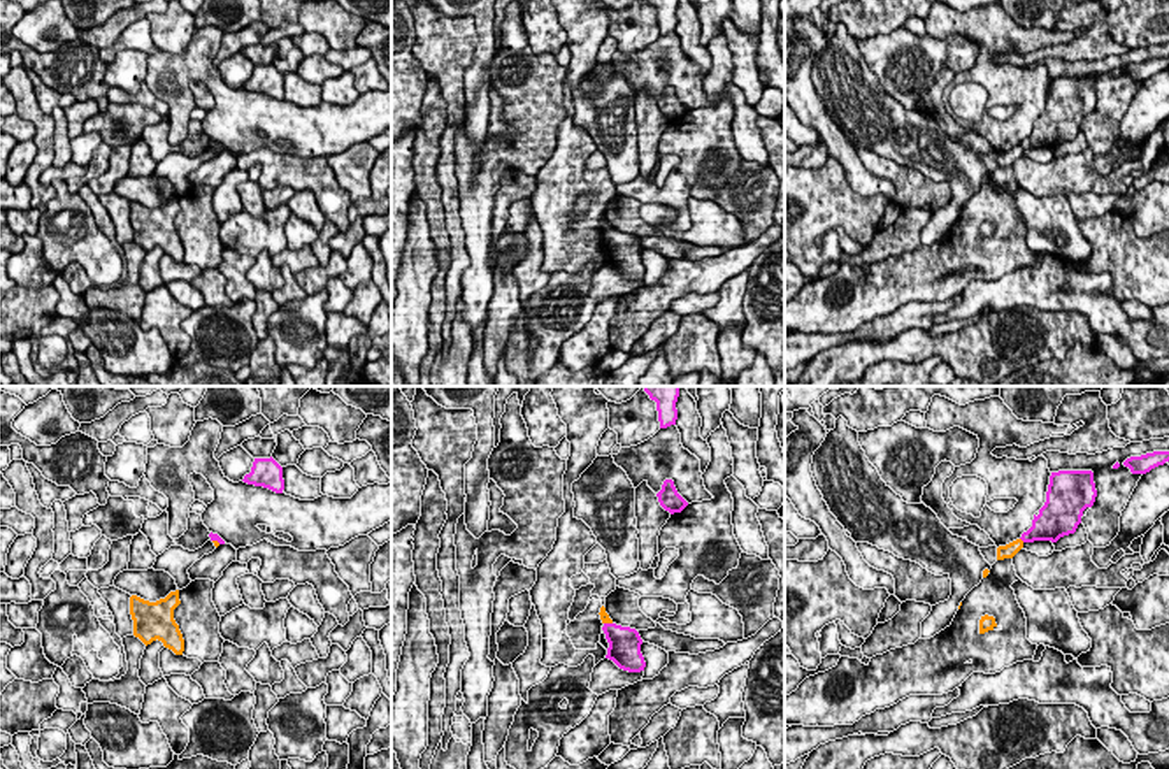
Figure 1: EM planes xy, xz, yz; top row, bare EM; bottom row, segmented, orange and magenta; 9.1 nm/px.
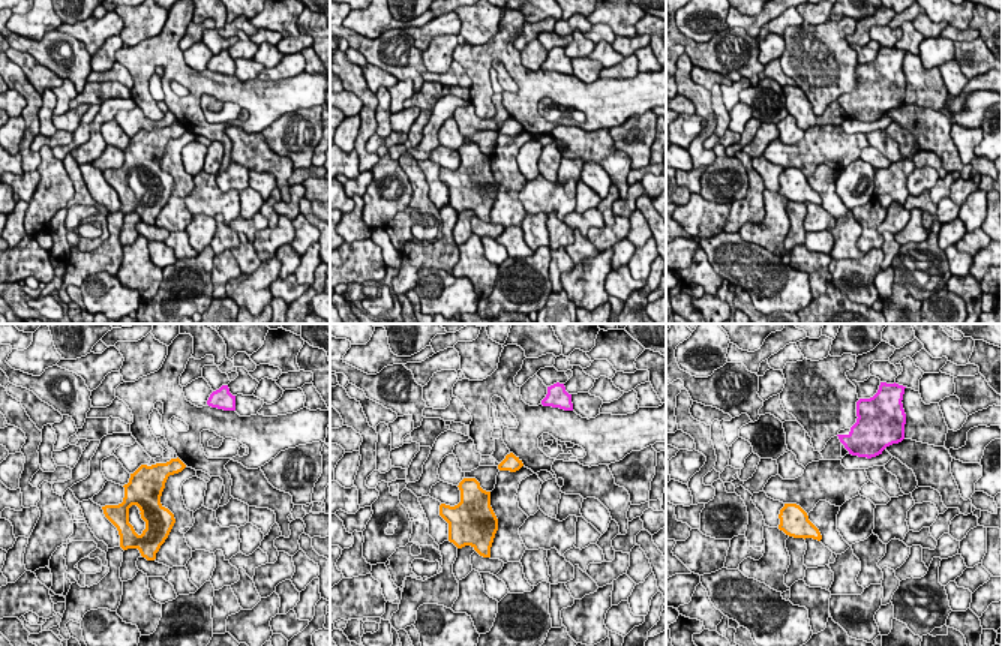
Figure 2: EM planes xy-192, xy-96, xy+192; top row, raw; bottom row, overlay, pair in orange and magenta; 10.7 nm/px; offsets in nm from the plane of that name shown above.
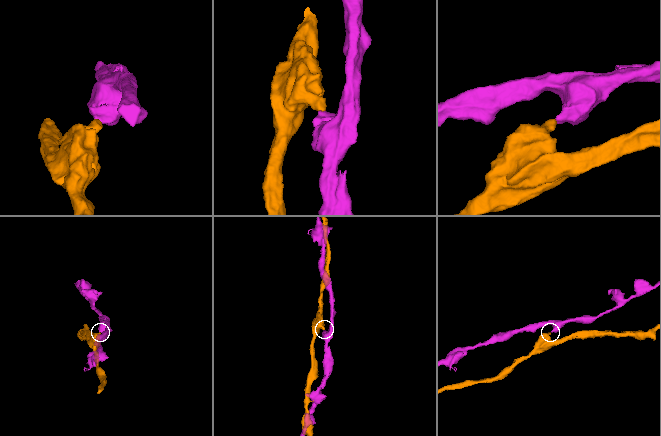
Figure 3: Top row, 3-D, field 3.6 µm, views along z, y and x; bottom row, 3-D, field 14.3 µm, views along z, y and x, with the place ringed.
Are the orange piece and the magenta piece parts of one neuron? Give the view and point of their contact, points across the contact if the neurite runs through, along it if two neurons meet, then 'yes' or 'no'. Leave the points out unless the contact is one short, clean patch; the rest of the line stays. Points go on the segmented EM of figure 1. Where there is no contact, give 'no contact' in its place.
contact xz (608, 622); border xz (604, 622), (611, 624); no

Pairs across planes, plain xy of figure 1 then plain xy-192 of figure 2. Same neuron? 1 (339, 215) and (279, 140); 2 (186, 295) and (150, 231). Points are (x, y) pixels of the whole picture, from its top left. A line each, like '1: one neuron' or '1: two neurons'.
1: two neurons
2: two neurons

